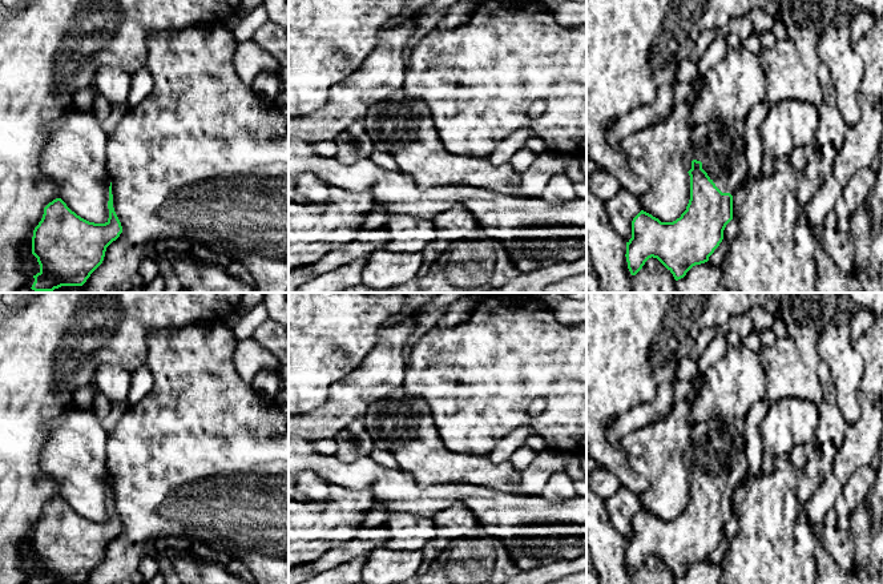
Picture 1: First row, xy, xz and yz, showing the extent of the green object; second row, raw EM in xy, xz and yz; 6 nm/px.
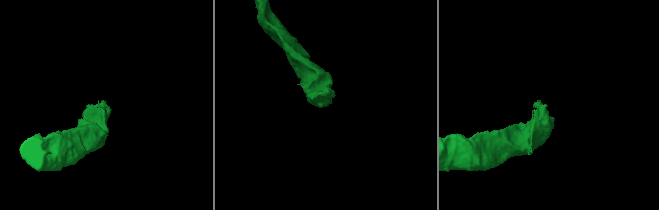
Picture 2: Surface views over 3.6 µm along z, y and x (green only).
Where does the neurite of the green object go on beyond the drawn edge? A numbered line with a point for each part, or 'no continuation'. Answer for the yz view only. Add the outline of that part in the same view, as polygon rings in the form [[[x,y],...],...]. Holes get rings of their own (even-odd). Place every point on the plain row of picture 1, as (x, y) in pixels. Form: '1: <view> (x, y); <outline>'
1: yz (720, 443); [[[743,419],[697,423],[684,454],[686,468],[692,467],[693,458],[701,459],[715,484],[733,494],[749,475],[743,430]]]

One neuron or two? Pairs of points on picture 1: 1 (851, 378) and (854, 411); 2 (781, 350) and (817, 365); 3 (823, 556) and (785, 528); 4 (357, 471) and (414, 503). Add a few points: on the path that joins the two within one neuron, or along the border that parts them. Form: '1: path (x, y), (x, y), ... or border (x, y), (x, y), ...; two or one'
1: path (850, 386), (850, 403); one
2: border (787, 334), (802, 359), (817, 375), (821, 386); two
3: border (819, 546), (815, 550), (815, 570); two
4: path (371, 475), (399, 491); one

